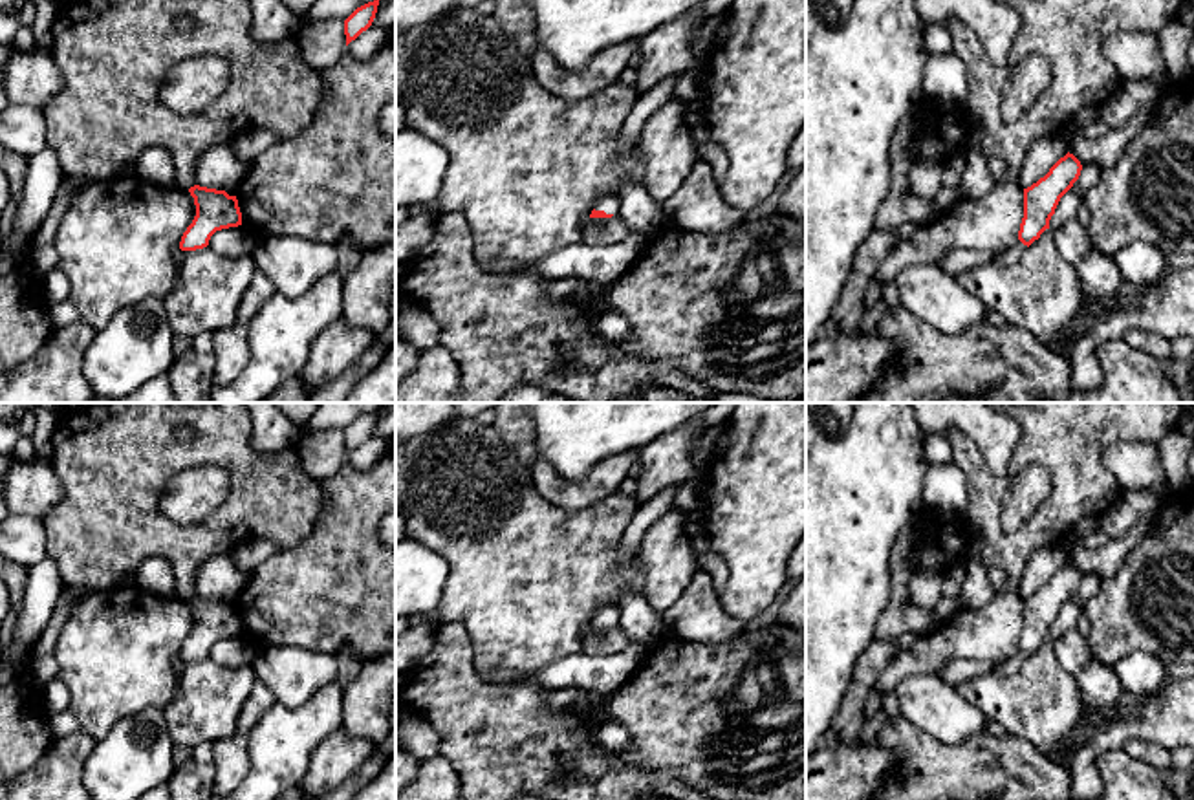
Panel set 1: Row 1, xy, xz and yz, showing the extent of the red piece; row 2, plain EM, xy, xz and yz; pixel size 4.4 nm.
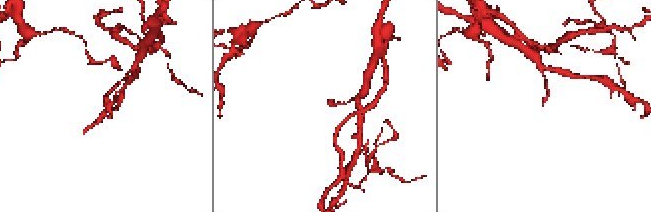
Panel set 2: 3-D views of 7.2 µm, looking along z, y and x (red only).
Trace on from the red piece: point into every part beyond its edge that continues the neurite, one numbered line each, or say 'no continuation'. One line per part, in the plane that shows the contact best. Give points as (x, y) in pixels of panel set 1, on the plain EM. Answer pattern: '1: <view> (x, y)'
1: xz (608, 612)

